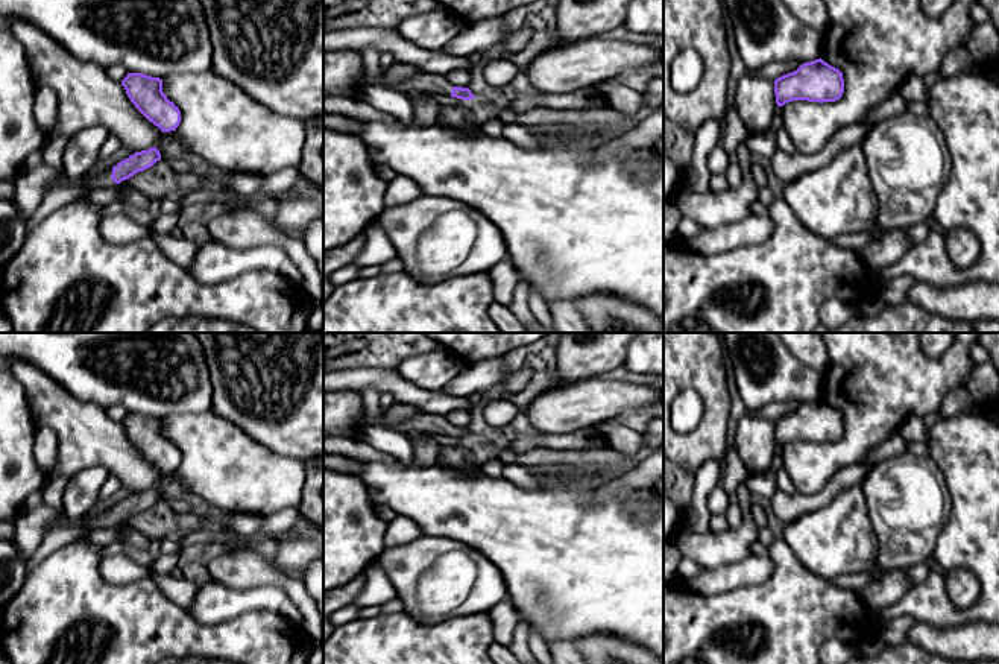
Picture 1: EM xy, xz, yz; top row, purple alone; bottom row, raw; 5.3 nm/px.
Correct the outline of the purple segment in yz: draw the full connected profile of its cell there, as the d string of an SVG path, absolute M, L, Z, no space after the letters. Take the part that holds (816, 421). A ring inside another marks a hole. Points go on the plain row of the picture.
M821 398L802 404L774 421L777 447L793 441L835 442L844 433L843 413Z

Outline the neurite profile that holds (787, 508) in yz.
M862 462L844 466L817 494L785 494L776 486L770 498L771 511L783 524L789 524L802 515L824 507L850 486L862 485L870 470L871 466Z

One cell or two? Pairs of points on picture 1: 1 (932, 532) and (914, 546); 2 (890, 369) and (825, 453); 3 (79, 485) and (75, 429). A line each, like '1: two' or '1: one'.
1: one
2: one
3: two

